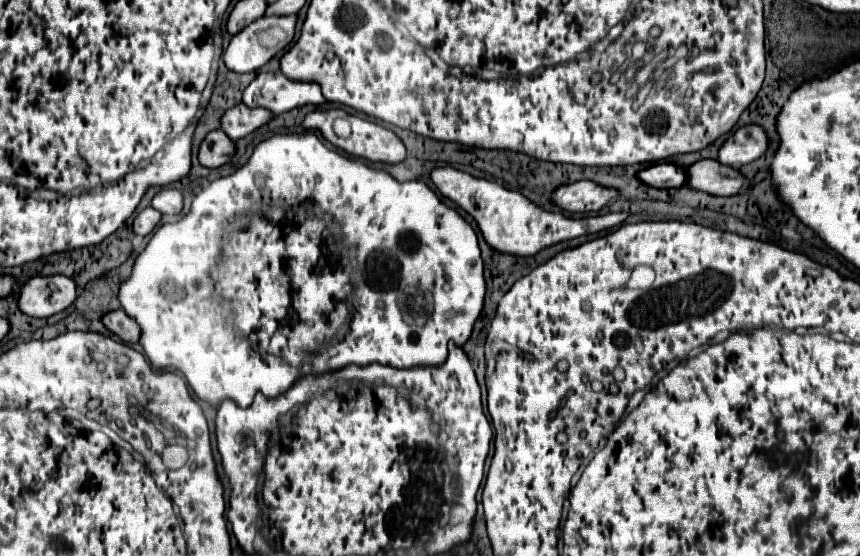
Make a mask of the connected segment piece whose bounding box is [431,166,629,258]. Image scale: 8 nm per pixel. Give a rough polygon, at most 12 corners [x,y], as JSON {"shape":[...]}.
{"shape":[[451,166],[437,190],[471,214],[501,254],[535,256],[623,224],[629,212],[573,218]]}

